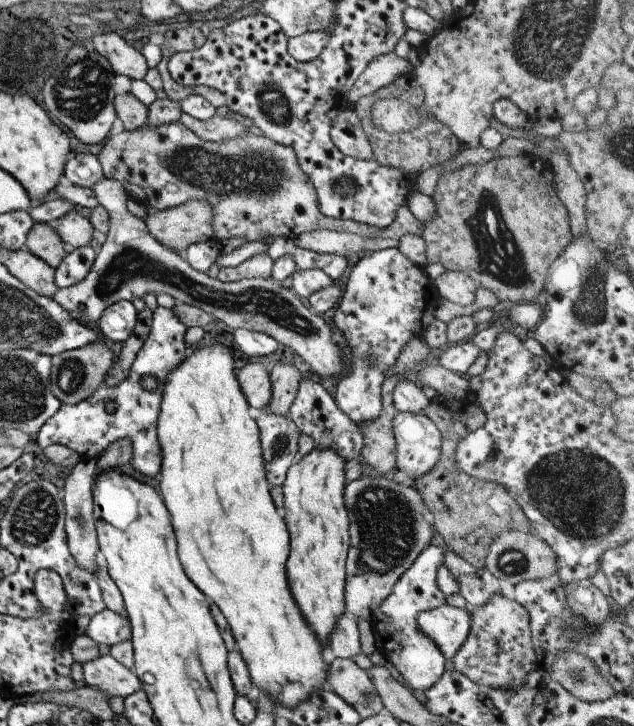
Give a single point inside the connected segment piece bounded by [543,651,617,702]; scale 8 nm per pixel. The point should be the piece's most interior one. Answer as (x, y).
(578, 674)

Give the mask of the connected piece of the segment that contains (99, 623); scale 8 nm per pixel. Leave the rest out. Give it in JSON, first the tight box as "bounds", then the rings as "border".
{"bounds":[85,608,131,646],"border":[[[106,608],[95,614],[89,622],[85,634],[98,644],[112,646],[131,640],[131,624],[127,616]]]}

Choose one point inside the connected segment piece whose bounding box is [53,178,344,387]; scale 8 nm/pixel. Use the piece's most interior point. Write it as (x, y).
(131, 263)

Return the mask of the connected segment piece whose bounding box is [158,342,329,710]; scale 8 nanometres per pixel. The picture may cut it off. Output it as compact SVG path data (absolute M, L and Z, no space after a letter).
M217 342L210 348L200 347L167 376L158 420L158 440L164 456L160 494L172 516L184 572L226 616L255 691L259 689L270 695L276 705L294 710L313 693L323 690L329 664L322 657L324 645L304 622L286 580L290 538L284 520L276 514L264 478L259 428L248 414L248 404L236 378L234 352Z

